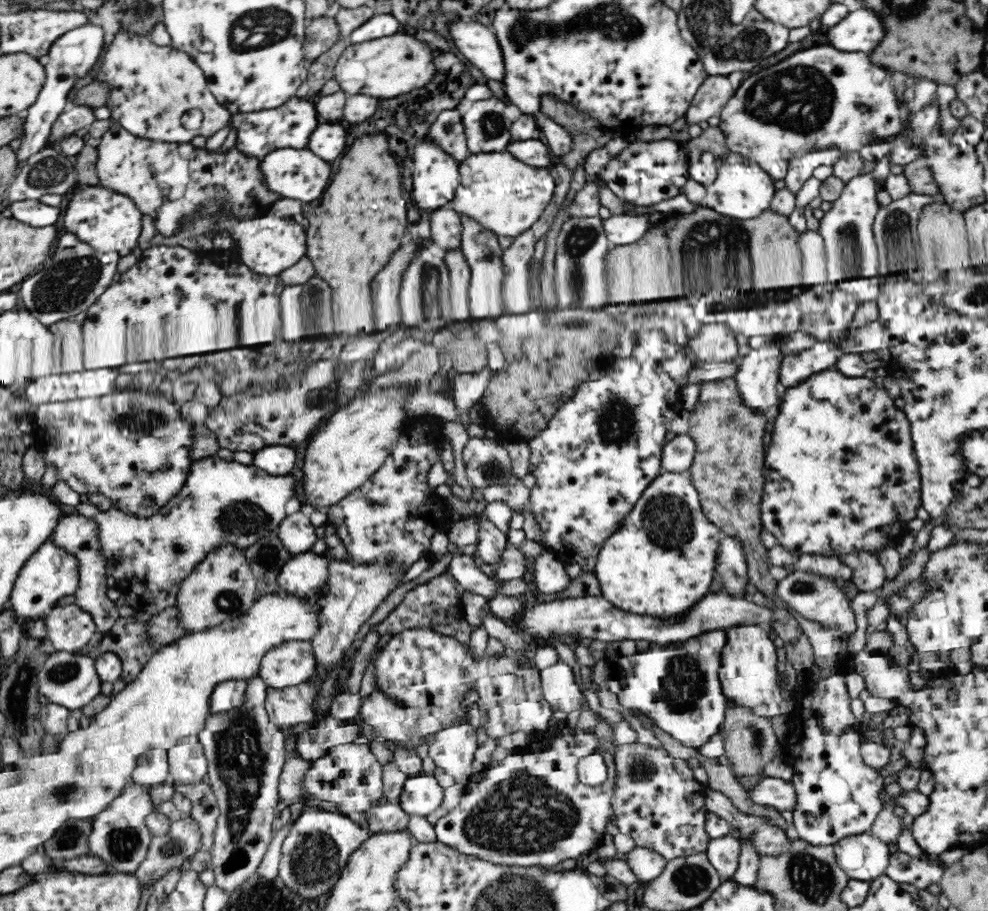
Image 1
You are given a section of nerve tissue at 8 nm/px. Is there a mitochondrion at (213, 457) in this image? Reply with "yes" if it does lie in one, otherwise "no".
no

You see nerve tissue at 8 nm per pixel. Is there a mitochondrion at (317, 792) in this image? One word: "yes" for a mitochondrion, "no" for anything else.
no

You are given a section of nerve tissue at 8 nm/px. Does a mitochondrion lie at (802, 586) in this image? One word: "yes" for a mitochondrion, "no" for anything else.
yes

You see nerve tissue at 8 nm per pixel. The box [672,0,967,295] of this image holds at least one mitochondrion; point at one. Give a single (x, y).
(800, 99)

